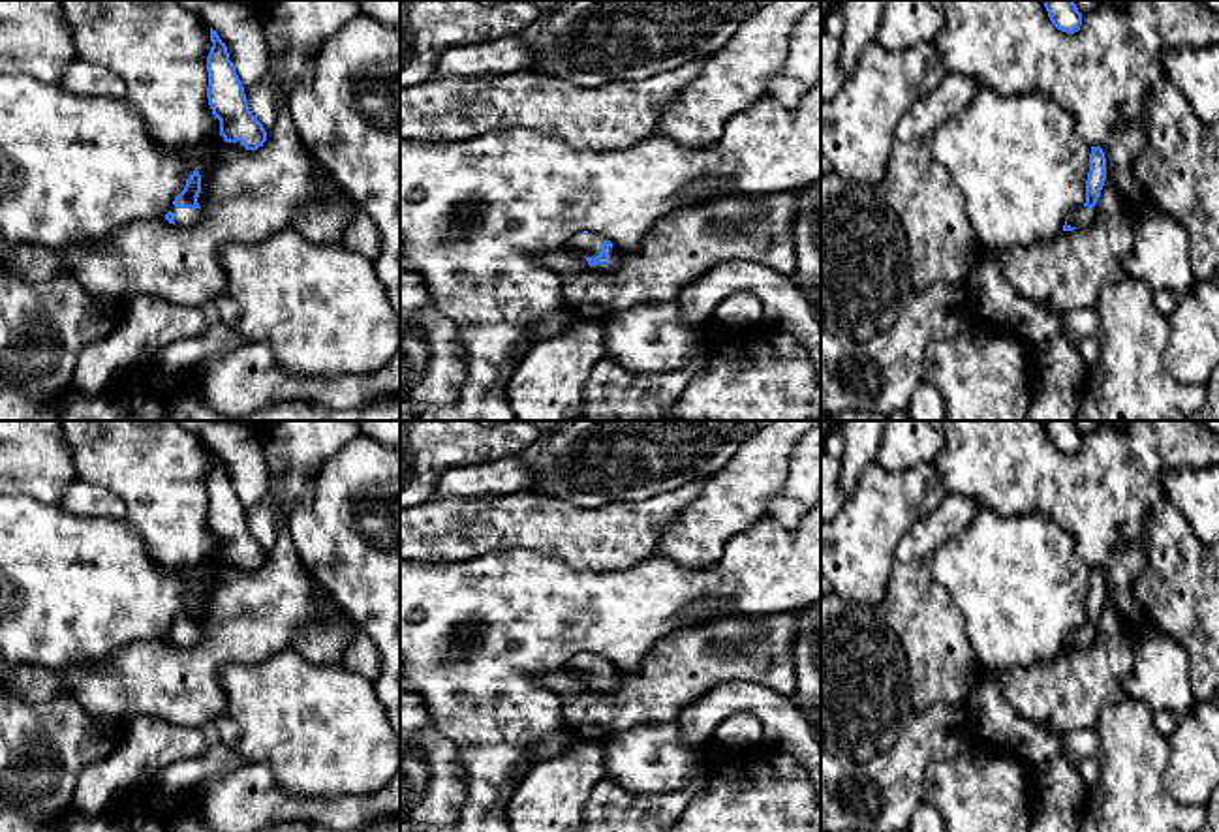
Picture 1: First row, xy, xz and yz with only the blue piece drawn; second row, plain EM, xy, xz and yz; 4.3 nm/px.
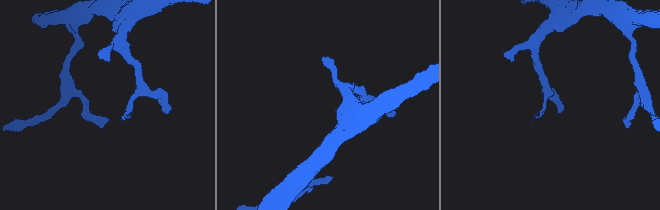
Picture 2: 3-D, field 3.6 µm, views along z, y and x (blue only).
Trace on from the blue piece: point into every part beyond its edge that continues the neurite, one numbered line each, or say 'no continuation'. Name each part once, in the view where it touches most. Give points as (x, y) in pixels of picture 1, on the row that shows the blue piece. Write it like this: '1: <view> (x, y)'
1: xy (185, 216)

